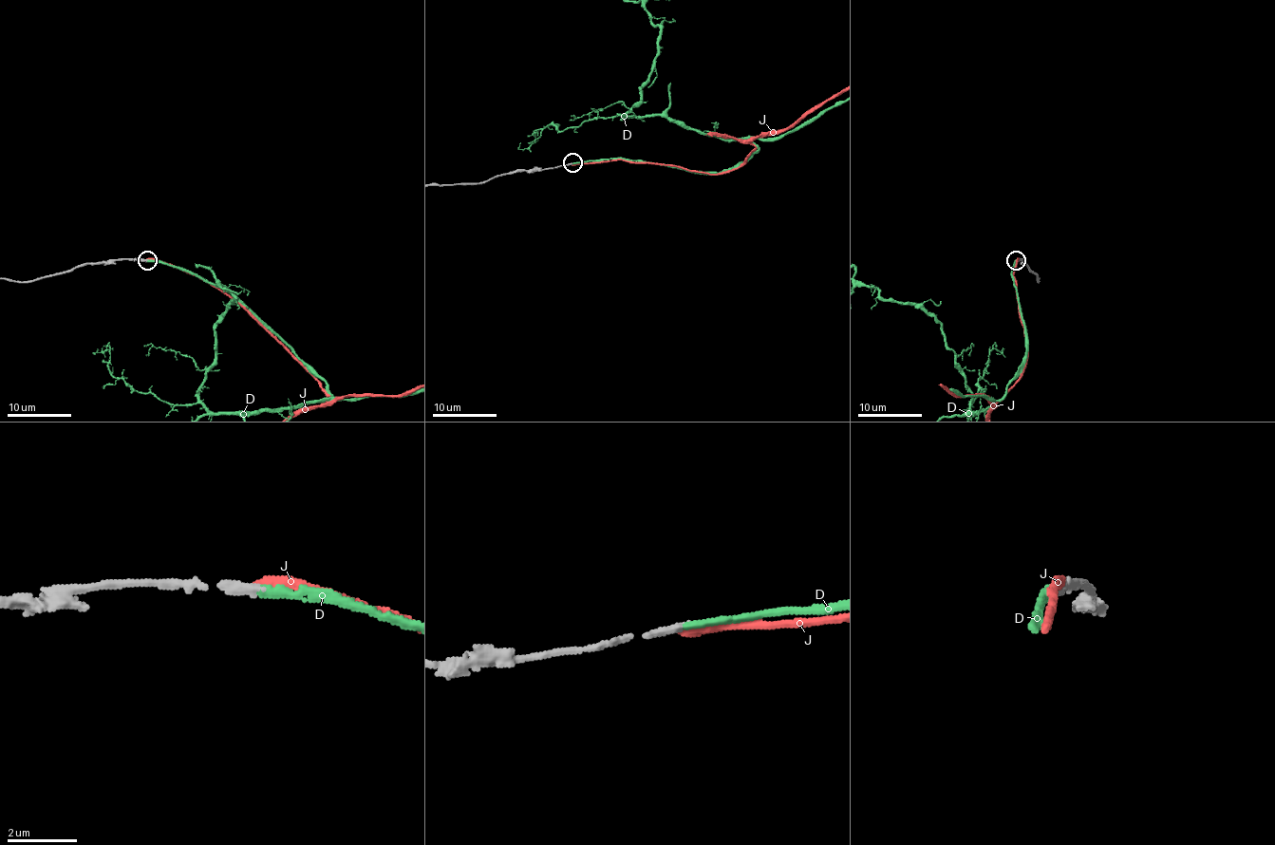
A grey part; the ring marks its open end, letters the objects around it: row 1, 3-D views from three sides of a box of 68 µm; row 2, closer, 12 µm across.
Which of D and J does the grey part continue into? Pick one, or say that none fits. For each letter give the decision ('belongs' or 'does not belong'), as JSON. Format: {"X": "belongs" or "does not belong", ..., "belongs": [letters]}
{"D": "belongs", "J": "does not belong", "belongs": ["D"]}

